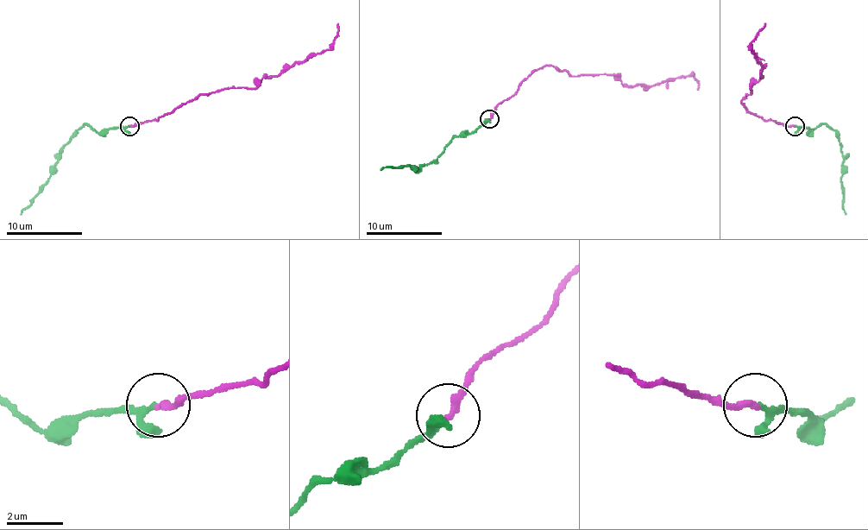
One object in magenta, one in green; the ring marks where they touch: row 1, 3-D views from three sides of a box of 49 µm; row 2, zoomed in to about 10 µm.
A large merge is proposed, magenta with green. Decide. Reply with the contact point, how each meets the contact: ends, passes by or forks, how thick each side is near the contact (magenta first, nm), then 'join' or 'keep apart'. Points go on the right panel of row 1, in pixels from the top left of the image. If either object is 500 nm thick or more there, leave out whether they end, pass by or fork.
place (795, 126); magenta ends; green passes by; calibres 280 and 170 nm; join

